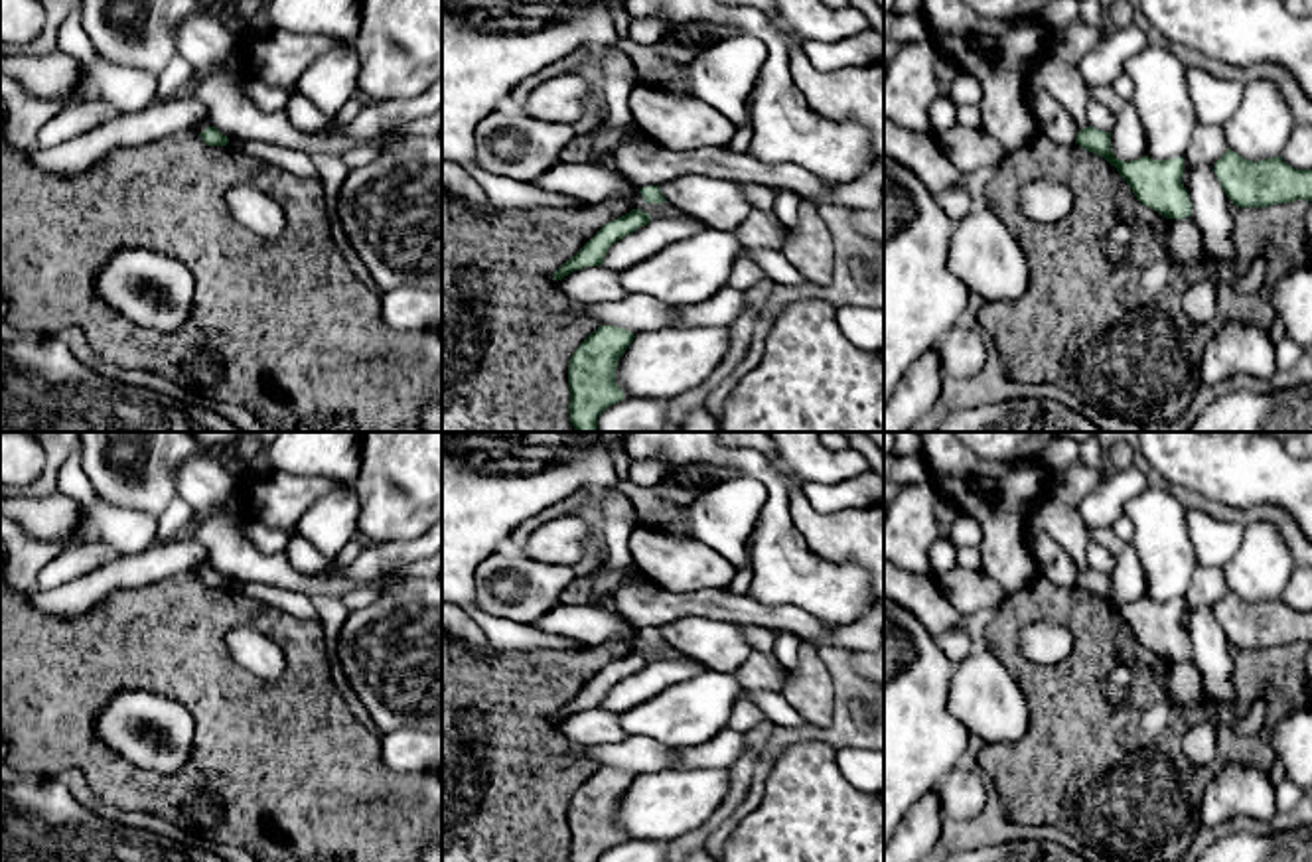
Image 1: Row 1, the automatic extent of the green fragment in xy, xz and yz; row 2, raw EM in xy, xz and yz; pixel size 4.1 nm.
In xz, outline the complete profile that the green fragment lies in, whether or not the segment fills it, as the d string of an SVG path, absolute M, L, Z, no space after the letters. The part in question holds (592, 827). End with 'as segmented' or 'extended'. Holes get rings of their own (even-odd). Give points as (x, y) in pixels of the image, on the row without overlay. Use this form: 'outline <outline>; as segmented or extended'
outline M600 767L578 787L568 803L570 862L598 862L608 848L625 840L616 809L633 779L627 771Z; as segmented

